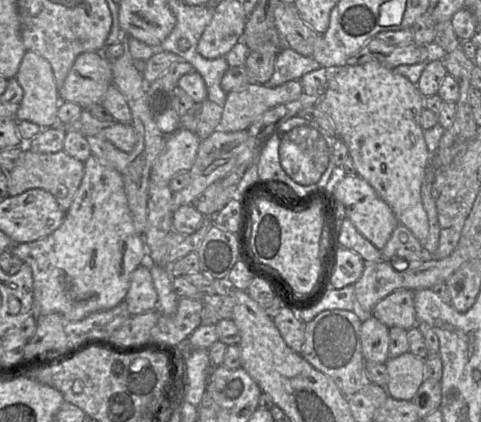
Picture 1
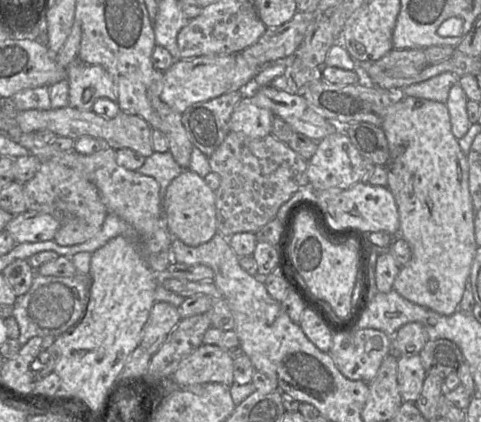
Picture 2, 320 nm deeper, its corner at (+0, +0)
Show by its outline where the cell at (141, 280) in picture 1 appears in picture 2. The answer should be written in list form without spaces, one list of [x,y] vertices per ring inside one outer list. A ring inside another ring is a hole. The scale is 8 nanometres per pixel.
[[[162,301],[155,302],[142,333],[140,345],[151,356],[154,355],[181,319],[175,306]]]

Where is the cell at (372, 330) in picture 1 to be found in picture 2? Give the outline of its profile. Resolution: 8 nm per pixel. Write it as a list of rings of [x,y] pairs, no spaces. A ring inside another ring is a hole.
[[[419,355],[398,358],[398,385],[404,402],[415,403],[418,400],[426,376]]]

